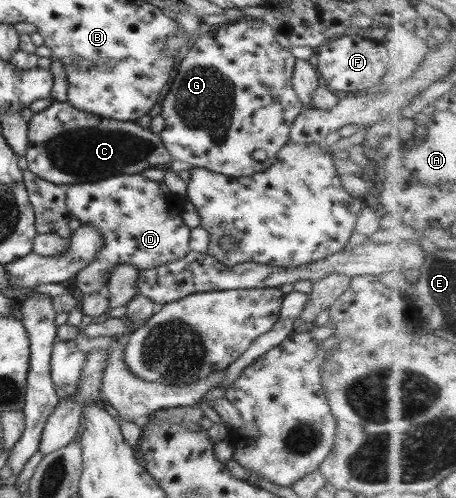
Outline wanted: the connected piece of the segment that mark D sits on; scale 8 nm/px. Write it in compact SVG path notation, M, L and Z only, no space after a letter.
M137 173L135 175L116 175L109 176L107 179L102 179L101 181L95 181L93 183L79 183L75 182L72 184L67 184L65 186L65 203L68 214L71 218L76 219L82 225L88 223L91 227L94 227L101 236L101 247L97 250L97 253L93 256L91 262L89 262L83 269L80 269L73 277L75 279L75 287L81 291L82 296L87 296L90 293L99 293L103 289L106 289L106 279L103 275L107 273L108 267L116 265L116 263L127 263L134 265L136 270L145 271L146 269L151 269L153 267L159 267L159 265L165 265L170 261L175 261L176 259L181 259L188 252L188 237L189 228L183 224L181 220L182 204L181 196L178 194L171 193L169 190L165 190L165 185L162 182L153 182L145 179L141 174Z

